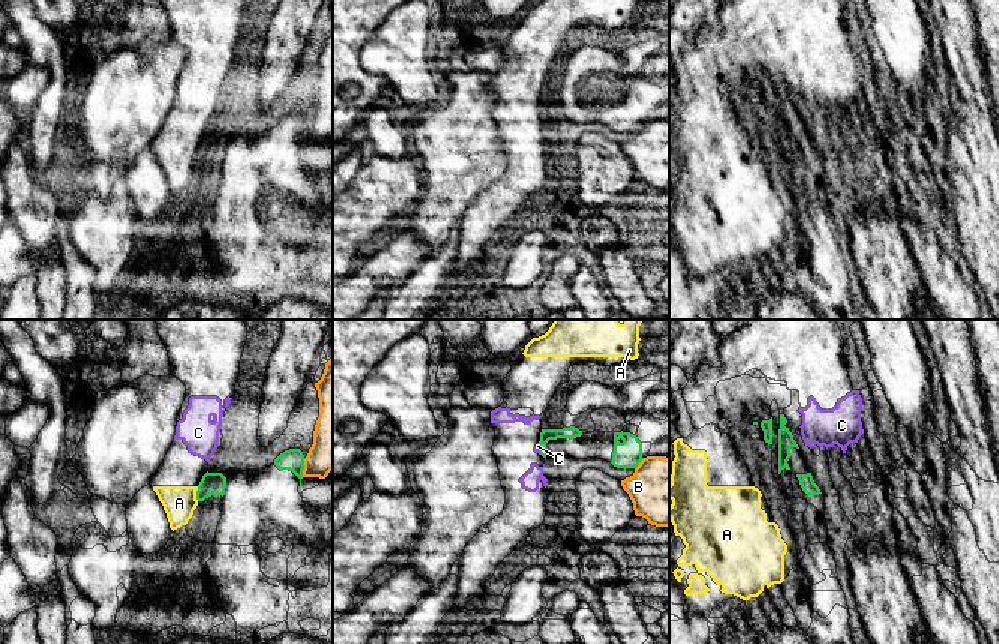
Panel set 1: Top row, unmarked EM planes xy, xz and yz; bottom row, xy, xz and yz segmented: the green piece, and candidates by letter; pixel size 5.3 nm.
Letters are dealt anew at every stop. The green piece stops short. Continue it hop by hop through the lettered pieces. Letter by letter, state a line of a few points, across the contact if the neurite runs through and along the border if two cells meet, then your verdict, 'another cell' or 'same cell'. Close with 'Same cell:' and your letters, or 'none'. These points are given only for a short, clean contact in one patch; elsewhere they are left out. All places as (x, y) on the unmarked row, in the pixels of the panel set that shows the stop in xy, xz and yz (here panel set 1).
A: line xy (198, 150), (197, 164); another cell
B: another cell
C: line xz (539, 105), (540, 117); another cell
Same cell: none

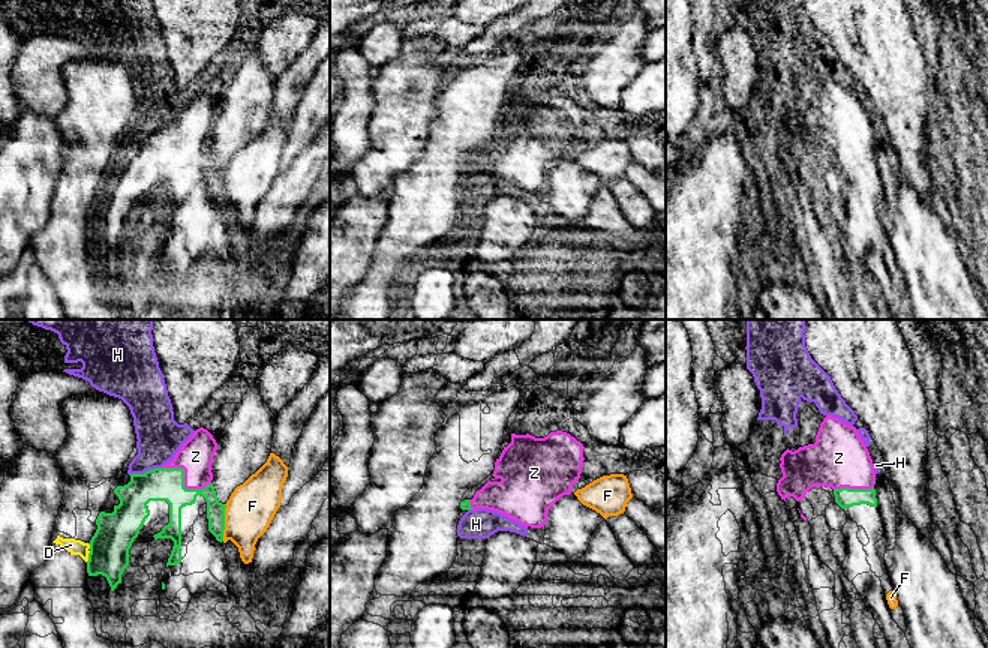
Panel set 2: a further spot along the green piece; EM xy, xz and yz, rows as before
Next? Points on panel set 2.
D: line xy (90, 215), (86, 225); another cell
F: line xy (225, 168), (222, 204); another cell
H: line xy (161, 131), (129, 138); another cell
Z: same cell
Same cell: Z

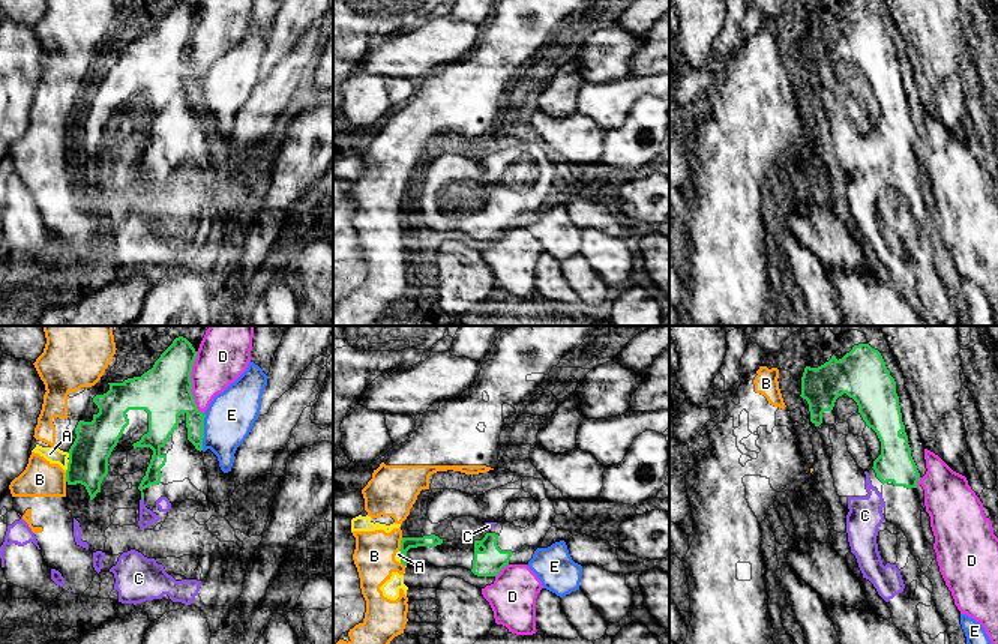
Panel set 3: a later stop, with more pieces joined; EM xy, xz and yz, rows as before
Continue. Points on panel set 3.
A: line xy (69, 123), (65, 134); another cell
B: line xz (402, 201), (398, 213); another cell
C: same cell
D: line xy (197, 15), (191, 36), (191, 57), (195, 69), (203, 77); another cell
E: line xy (204, 77), (201, 113); another cell
Same cell: C

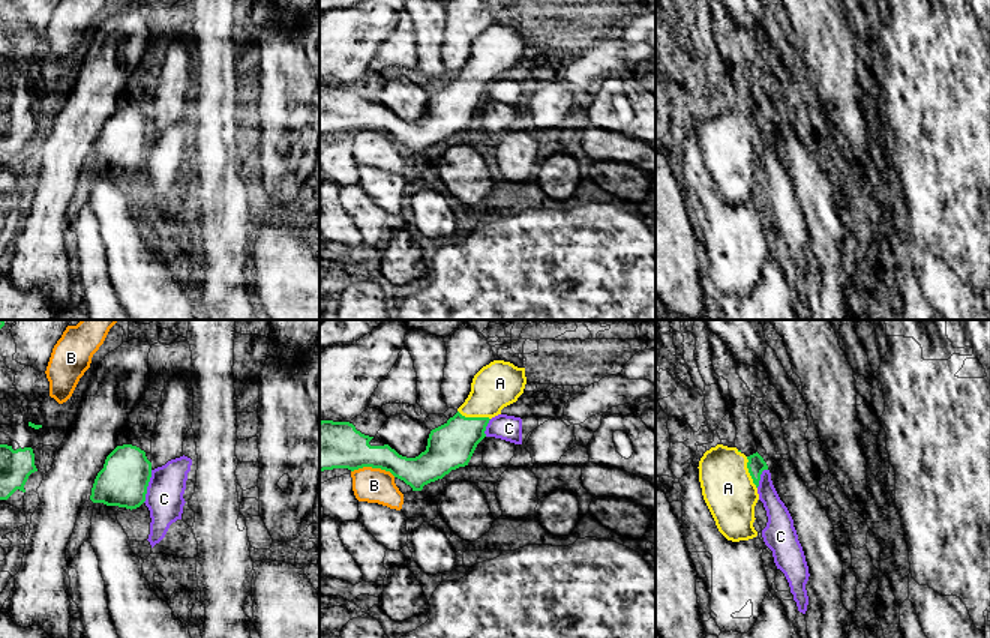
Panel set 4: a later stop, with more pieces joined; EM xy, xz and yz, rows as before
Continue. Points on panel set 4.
A: line xz (452, 108), (474, 81), (500, 47); same cell
B: another cell
C: line xy (152, 134), (143, 165); another cell
Same cell: A

